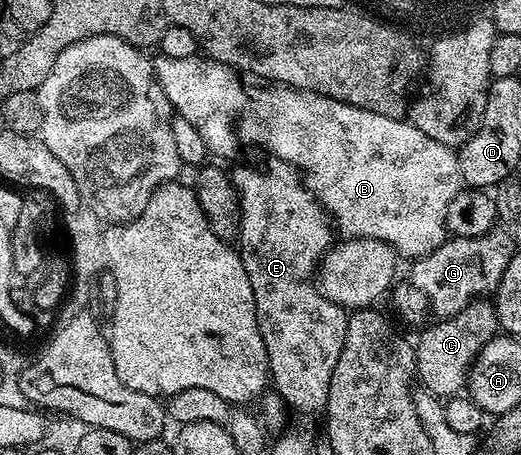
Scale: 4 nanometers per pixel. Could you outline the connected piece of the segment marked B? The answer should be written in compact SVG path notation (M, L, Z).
M158 55L153 58L153 62L154 77L160 83L166 98L170 100L170 105L174 108L175 114L188 119L188 123L192 123L192 127L196 127L196 131L200 131L200 139L204 139L207 150L213 156L214 153L218 157L232 156L238 149L238 129L250 129L250 141L252 144L259 145L262 149L267 149L267 154L270 157L278 157L281 161L286 161L300 171L300 176L306 188L313 193L314 198L320 202L322 208L332 218L335 230L343 238L367 237L368 239L383 241L394 246L394 252L402 259L406 259L406 257L410 257L409 259L423 257L432 251L436 251L436 247L440 247L447 241L446 216L448 215L448 203L452 203L452 199L456 199L456 195L464 187L460 157L451 146L436 143L436 139L428 139L428 135L424 135L424 131L420 131L415 125L410 124L409 120L397 121L396 119L388 119L385 115L376 115L376 111L361 109L355 105L349 105L343 101L313 93L307 89L292 89L280 84L275 84L273 87L262 87L266 89L254 89L249 93L246 90L245 83L242 82L245 80L240 76L237 69L233 69L231 65L225 65L219 61L209 60L202 55L195 55L188 59L168 59Z

